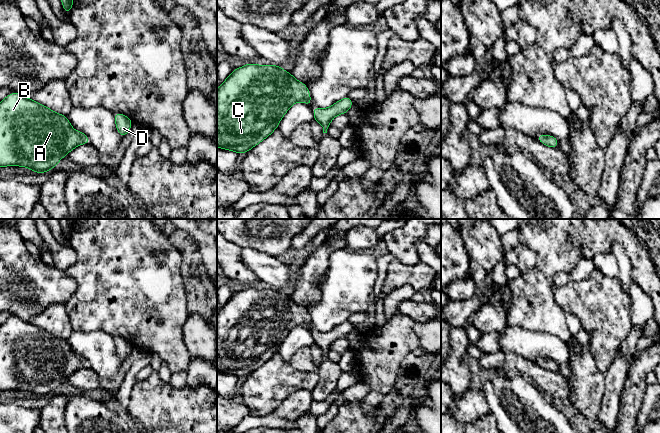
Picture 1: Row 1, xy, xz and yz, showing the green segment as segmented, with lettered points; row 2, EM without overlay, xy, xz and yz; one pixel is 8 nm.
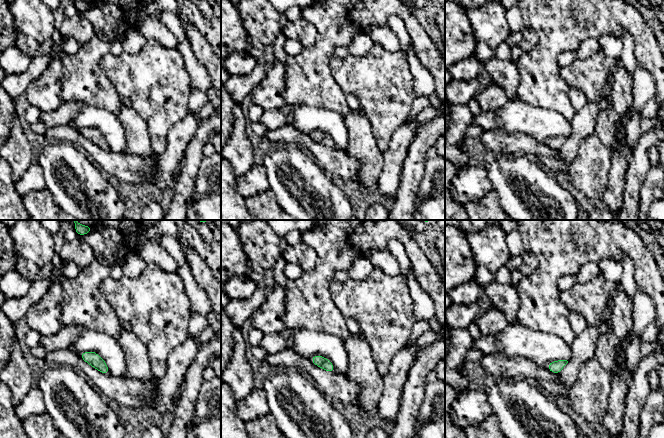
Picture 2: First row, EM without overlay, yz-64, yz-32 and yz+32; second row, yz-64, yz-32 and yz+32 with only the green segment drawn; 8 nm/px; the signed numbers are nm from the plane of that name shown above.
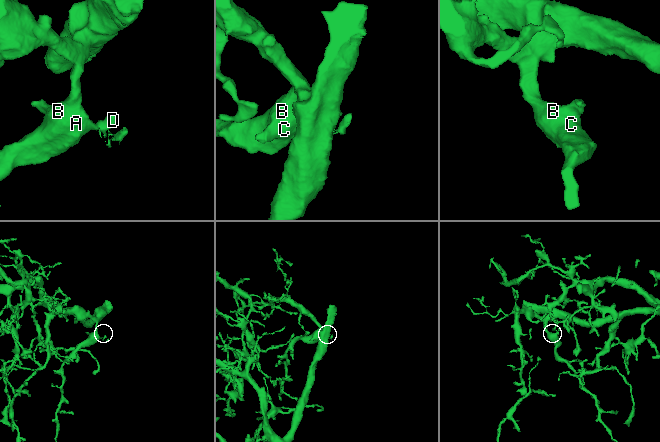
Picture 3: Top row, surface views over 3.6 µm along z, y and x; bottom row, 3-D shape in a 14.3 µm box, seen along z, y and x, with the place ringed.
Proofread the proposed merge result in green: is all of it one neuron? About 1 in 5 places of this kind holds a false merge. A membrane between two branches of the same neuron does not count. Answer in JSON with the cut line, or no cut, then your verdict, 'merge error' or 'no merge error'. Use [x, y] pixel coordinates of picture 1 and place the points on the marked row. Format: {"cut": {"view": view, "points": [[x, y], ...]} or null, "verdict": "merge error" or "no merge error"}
{"cut": null, "verdict": "no merge error"}

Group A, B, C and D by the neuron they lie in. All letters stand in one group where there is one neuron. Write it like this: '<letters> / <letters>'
A B C D

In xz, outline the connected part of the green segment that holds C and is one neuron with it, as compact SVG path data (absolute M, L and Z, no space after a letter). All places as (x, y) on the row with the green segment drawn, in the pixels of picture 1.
M249 63L233 70L217 90L217 147L247 153L278 128L282 117L297 102L312 105L307 85L281 67Z

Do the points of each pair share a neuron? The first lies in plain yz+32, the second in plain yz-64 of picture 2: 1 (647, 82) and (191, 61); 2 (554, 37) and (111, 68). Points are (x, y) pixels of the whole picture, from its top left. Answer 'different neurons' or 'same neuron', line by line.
1: same neuron
2: different neurons

